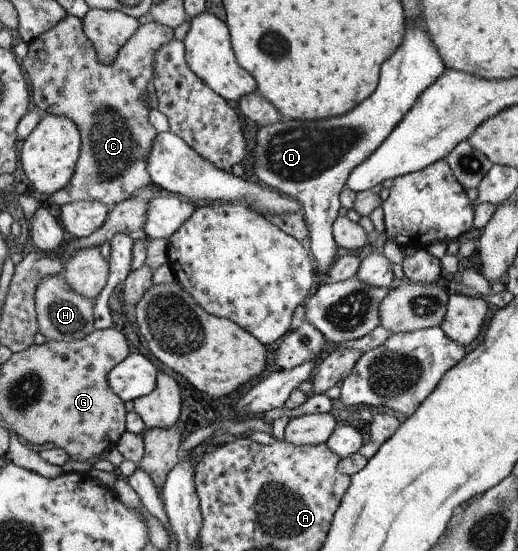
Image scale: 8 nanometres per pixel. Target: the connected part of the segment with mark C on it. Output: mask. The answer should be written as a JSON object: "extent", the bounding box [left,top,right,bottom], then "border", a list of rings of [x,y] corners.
{"extent":[22,16,173,208],"border":[[[64,16],[56,25],[54,25],[54,27],[51,27],[48,31],[42,33],[42,35],[35,37],[32,41],[27,43],[27,54],[22,59],[22,69],[26,71],[26,75],[28,75],[28,79],[30,79],[30,87],[32,87],[31,99],[35,103],[35,107],[46,111],[48,114],[61,115],[70,119],[70,121],[72,121],[72,123],[74,123],[74,125],[78,128],[81,139],[79,156],[77,157],[69,182],[66,183],[63,188],[57,189],[54,193],[51,193],[48,196],[49,201],[61,206],[62,204],[70,202],[92,200],[99,201],[108,208],[111,208],[118,202],[127,200],[131,197],[131,195],[134,195],[134,191],[138,191],[138,189],[142,189],[142,187],[146,187],[146,185],[150,183],[149,175],[145,168],[145,159],[147,158],[151,141],[154,139],[157,131],[149,124],[149,121],[147,120],[147,111],[149,108],[140,103],[140,97],[147,94],[145,89],[146,83],[148,83],[152,77],[153,55],[158,47],[173,39],[172,30],[173,29],[170,29],[169,27],[158,25],[152,21],[148,21],[147,23],[144,23],[144,25],[139,25],[130,36],[130,39],[128,39],[128,41],[126,41],[126,43],[124,43],[124,45],[122,45],[122,47],[118,50],[118,53],[115,55],[113,61],[106,65],[97,60],[95,52],[93,51],[93,46],[87,41],[84,32],[82,31],[81,21],[74,16]]]}

